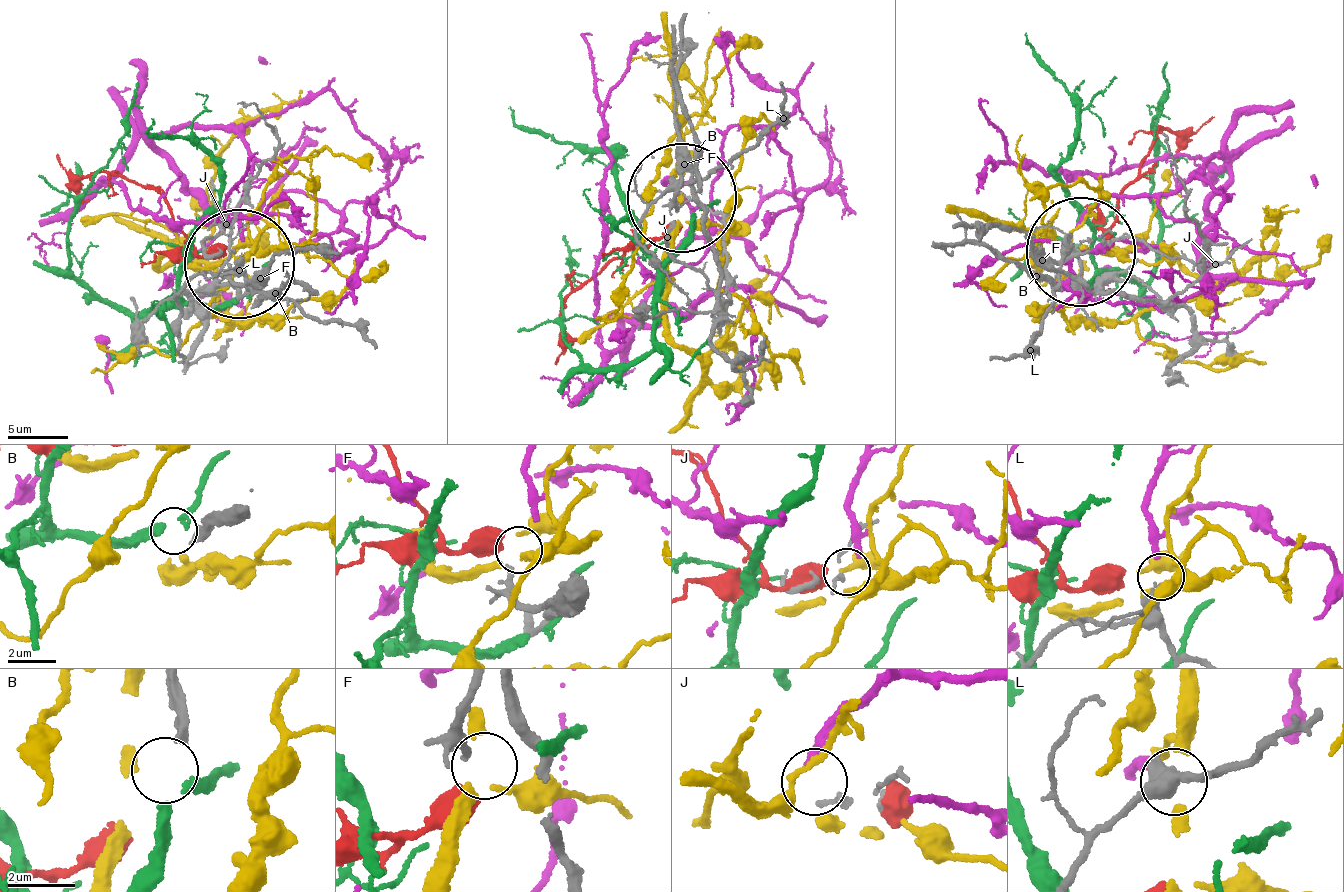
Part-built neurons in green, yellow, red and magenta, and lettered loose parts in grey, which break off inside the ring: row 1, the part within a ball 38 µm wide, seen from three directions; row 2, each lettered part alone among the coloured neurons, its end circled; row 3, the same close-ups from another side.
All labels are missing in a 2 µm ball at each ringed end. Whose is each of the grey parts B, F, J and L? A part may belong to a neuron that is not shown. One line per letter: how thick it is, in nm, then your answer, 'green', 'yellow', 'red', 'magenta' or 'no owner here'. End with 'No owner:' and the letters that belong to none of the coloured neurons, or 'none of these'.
B: 320 nm | green
F: 200 nm | red
J: 200 nm | no owner here
L: 650 nm | magenta
No owner: J

